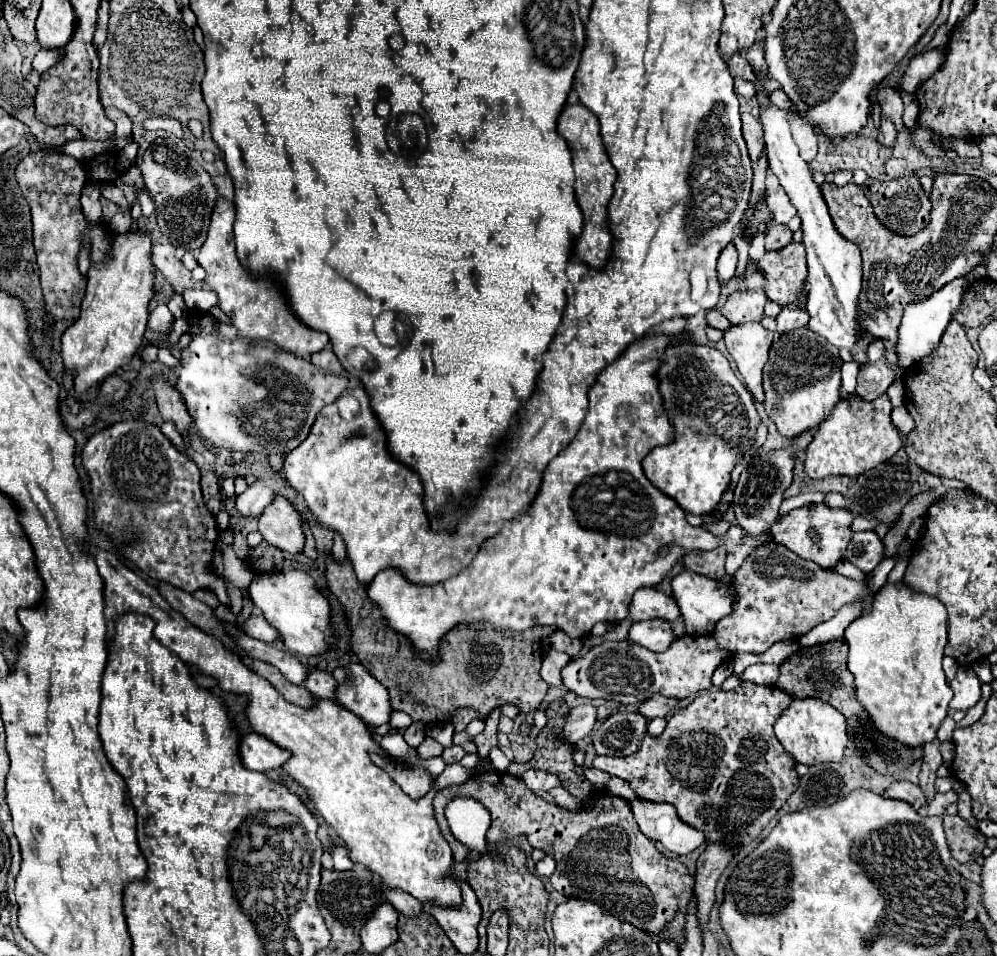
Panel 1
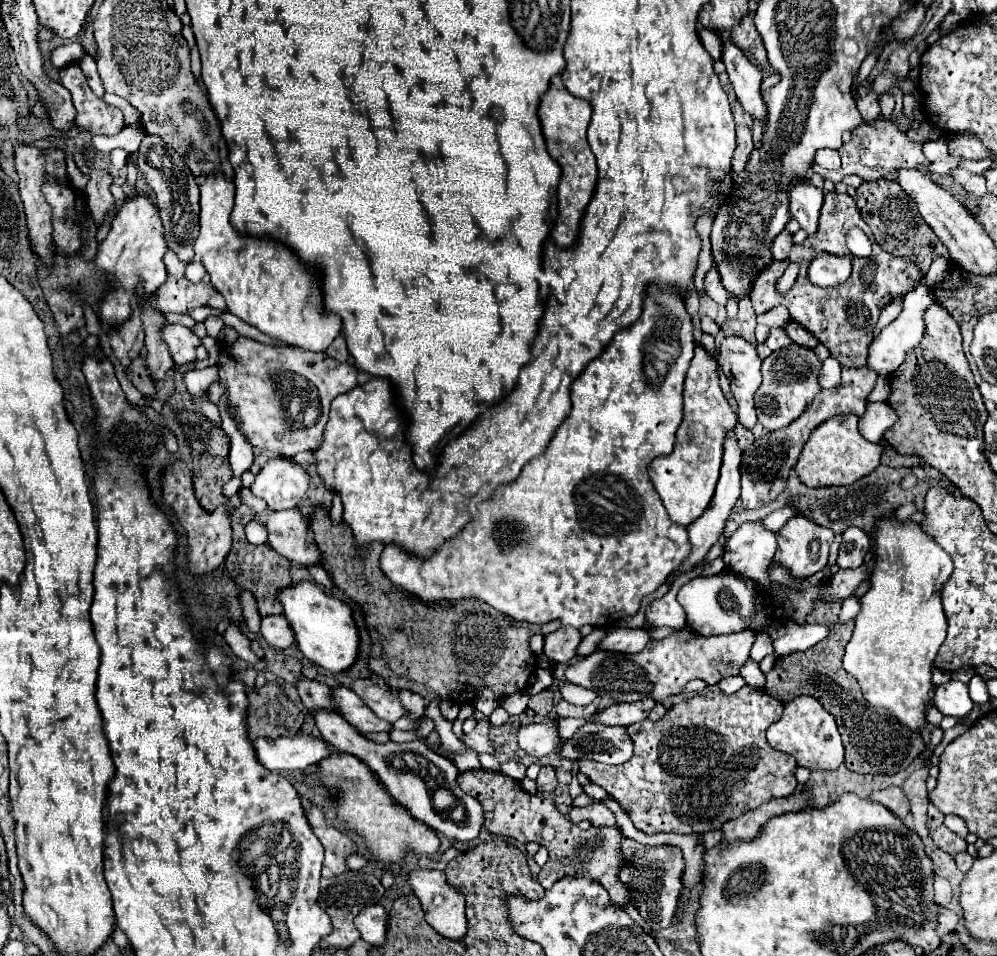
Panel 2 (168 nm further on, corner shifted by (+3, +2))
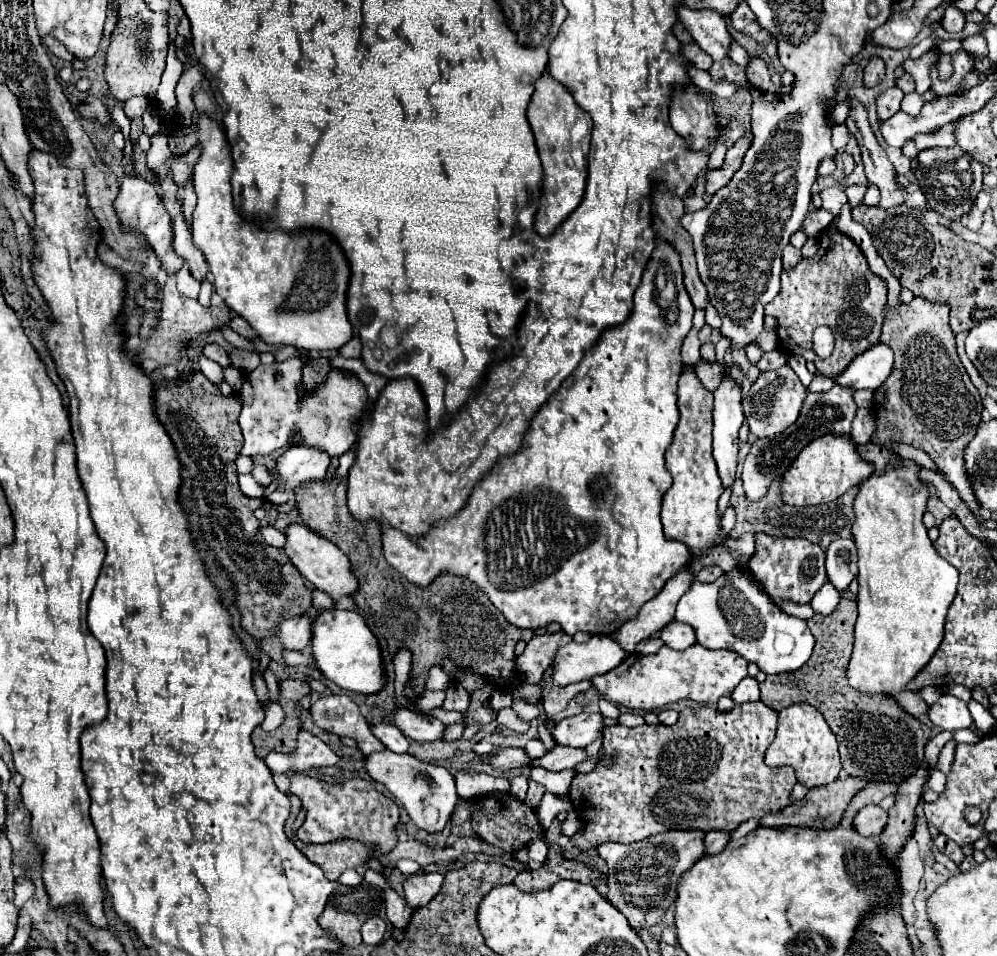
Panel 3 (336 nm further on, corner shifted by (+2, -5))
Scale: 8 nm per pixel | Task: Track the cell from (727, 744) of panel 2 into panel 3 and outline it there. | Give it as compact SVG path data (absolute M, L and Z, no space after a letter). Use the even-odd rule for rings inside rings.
M755 701L755 703L739 703L735 705L731 711L717 711L715 707L687 707L679 713L679 719L675 725L639 725L639 727L623 727L623 725L609 725L605 729L605 735L603 735L603 751L609 753L609 755L617 755L617 761L611 765L611 767L601 767L597 765L591 773L577 773L573 777L573 783L571 783L571 791L569 791L569 797L575 805L575 811L579 813L581 821L585 823L585 827L573 835L573 845L577 845L579 849L589 849L589 847L595 847L603 841L619 841L619 843L631 843L631 841L641 841L645 837L651 837L651 835L657 835L661 831L669 831L669 829L679 829L679 831L733 831L739 823L751 819L751 817L763 817L771 811L779 811L779 807L787 807L789 803L789 797L791 797L791 791L793 791L793 785L797 783L795 779L795 771L793 767L769 767L763 763L763 755L767 751L767 747L771 745L771 741L775 739L775 731L777 731L777 713L771 711L765 703L761 701Z

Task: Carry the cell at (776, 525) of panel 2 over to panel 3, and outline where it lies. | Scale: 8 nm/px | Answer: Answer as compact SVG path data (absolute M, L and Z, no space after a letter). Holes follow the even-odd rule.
M685 367L679 379L679 391L677 391L677 407L681 413L679 425L675 429L675 439L671 447L667 449L667 469L671 471L673 485L663 495L661 505L661 521L665 535L669 539L683 541L691 551L697 555L703 547L713 545L729 545L737 553L737 563L741 557L751 555L755 551L755 535L749 533L749 537L739 539L723 539L721 537L721 521L717 515L717 501L723 493L723 485L717 473L717 463L711 453L711 431L713 431L713 393L703 387L699 381L695 367Z

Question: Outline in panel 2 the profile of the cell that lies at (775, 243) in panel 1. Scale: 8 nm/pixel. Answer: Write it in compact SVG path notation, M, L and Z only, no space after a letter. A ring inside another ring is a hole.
M782 230L772 244L772 256L776 260L784 260L786 256L790 256L790 248L792 248L792 234L788 230Z

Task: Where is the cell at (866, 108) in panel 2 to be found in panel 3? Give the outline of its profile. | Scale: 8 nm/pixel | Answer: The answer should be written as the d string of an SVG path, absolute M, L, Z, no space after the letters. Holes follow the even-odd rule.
M871 59L869 65L865 67L865 73L863 73L863 85L865 87L875 87L883 81L885 77L885 63L881 59Z

